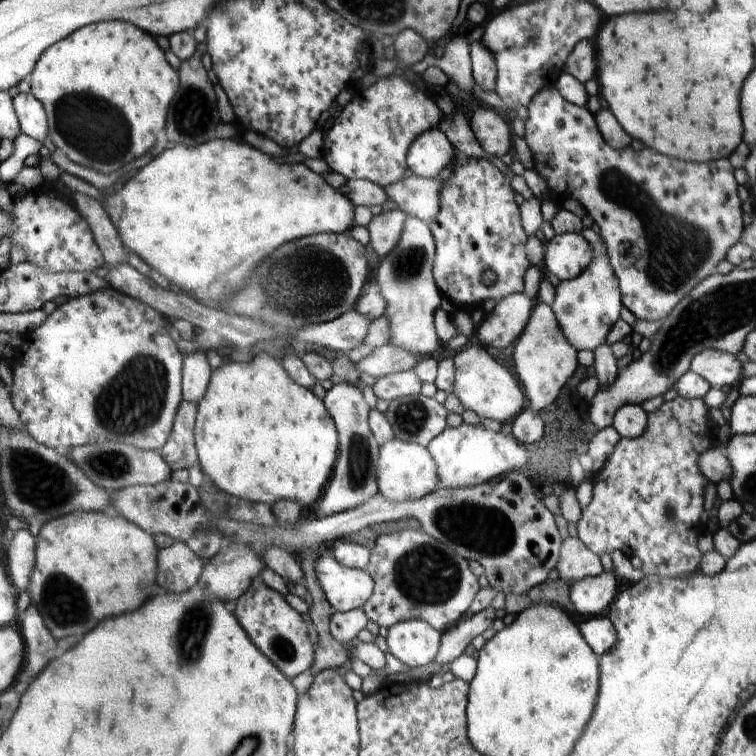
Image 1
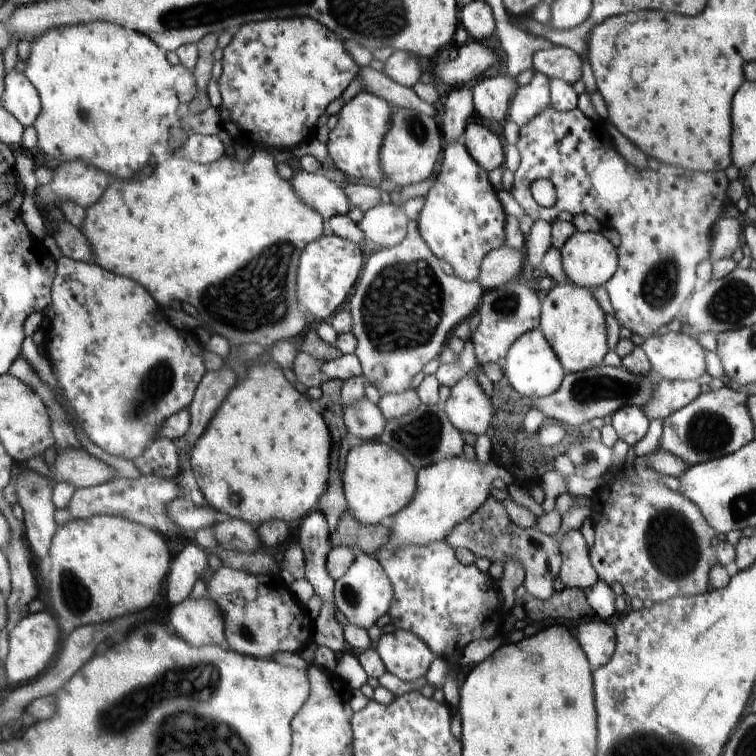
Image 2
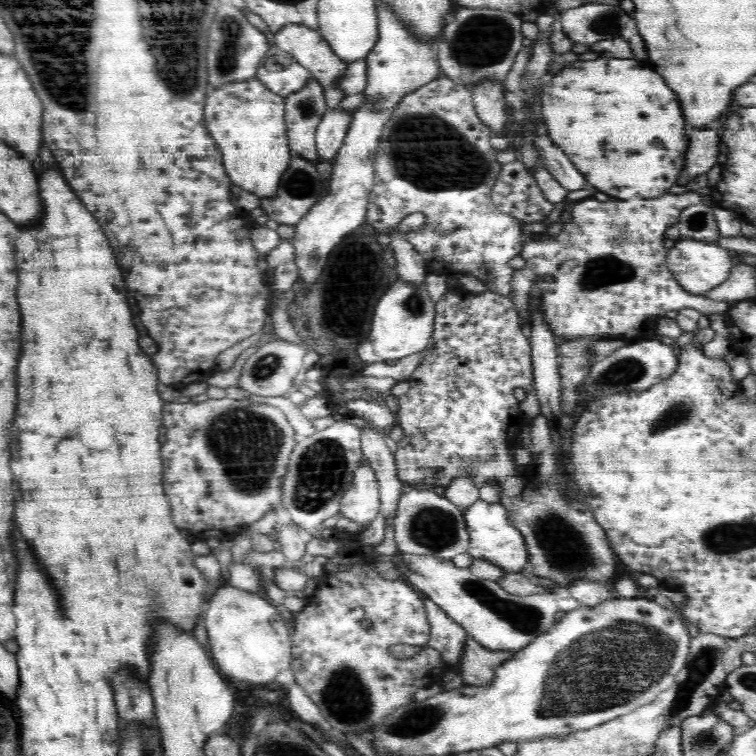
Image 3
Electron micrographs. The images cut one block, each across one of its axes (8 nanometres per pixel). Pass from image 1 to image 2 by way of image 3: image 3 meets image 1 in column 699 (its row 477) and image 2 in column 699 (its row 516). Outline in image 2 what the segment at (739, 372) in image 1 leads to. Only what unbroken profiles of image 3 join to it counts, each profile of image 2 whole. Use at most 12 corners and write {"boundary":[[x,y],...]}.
{"boundary":[[684,333],[645,338],[660,379],[695,380],[706,354]]}

